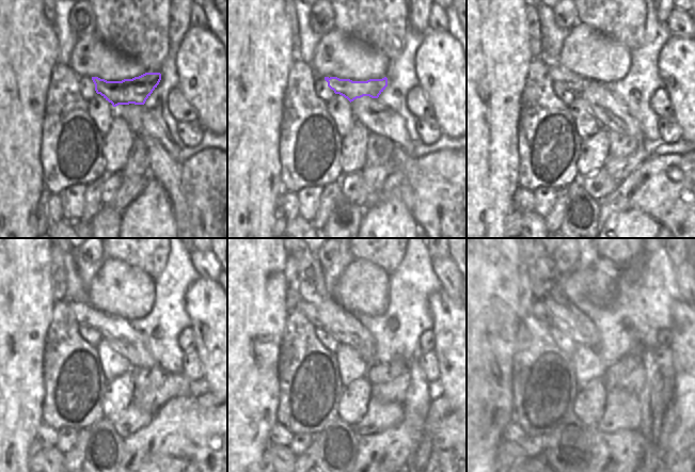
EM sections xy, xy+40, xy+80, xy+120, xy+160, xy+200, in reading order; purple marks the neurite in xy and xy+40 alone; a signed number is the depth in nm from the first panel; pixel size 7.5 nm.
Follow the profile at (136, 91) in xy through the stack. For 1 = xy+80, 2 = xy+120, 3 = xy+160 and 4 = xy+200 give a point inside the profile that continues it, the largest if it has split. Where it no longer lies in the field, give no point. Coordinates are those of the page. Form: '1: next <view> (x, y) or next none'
1: next xy+80 (575, 83)
2: next xy+120 (79, 316)
3: next xy+160 (312, 314)
4: next xy+200 (538, 310)

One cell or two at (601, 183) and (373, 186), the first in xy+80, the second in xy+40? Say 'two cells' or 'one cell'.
two cells

